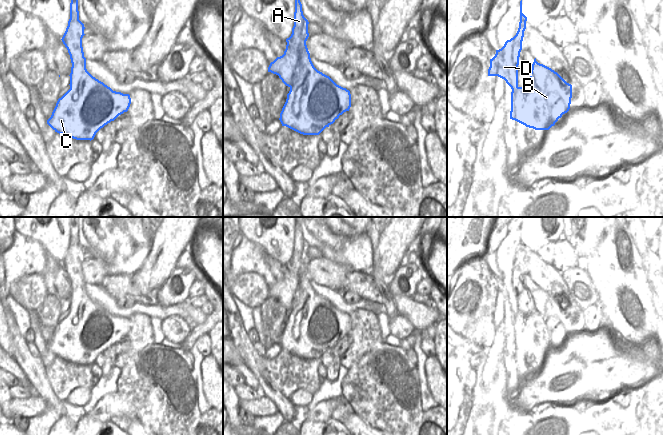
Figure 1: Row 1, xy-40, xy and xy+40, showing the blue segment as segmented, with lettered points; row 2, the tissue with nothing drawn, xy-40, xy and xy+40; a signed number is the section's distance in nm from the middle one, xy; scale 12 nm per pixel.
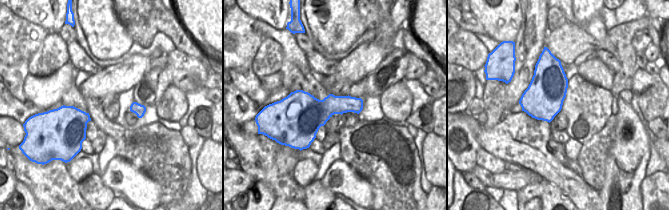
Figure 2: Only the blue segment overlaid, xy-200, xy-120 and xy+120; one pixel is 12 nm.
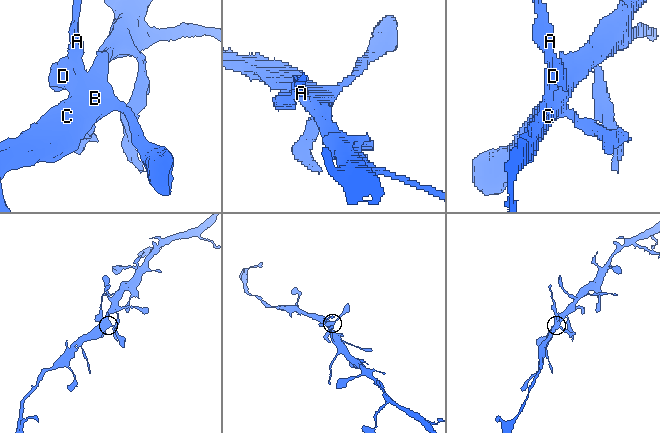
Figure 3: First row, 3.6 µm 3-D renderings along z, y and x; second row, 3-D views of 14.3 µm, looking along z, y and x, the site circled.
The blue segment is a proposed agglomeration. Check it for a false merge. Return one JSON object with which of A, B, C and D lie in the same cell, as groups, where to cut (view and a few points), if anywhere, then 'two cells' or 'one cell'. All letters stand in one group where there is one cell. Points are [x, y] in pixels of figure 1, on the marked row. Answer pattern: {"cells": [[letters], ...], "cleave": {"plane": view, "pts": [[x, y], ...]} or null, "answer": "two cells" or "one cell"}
{"cells": [["A", "B", "C", "D"]], "cleave": null, "answer": "one cell"}

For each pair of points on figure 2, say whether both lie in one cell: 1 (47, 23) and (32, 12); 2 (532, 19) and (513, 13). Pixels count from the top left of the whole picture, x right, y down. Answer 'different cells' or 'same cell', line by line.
1: same cell
2: different cells

